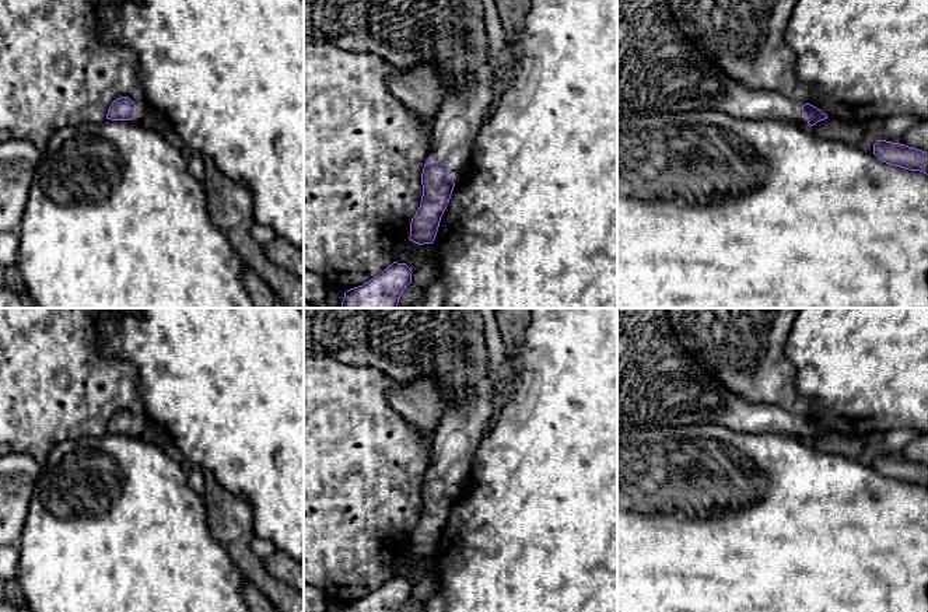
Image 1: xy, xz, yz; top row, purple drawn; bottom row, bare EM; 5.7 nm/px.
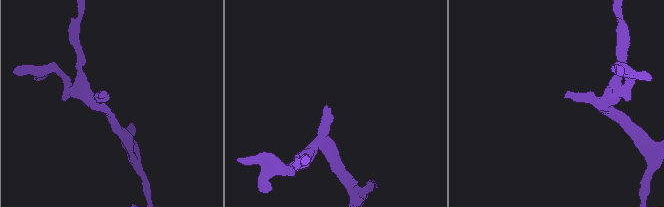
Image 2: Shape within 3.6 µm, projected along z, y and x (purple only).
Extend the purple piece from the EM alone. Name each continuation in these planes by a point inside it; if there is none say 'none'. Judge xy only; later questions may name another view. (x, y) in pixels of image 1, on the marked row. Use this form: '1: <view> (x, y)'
none

